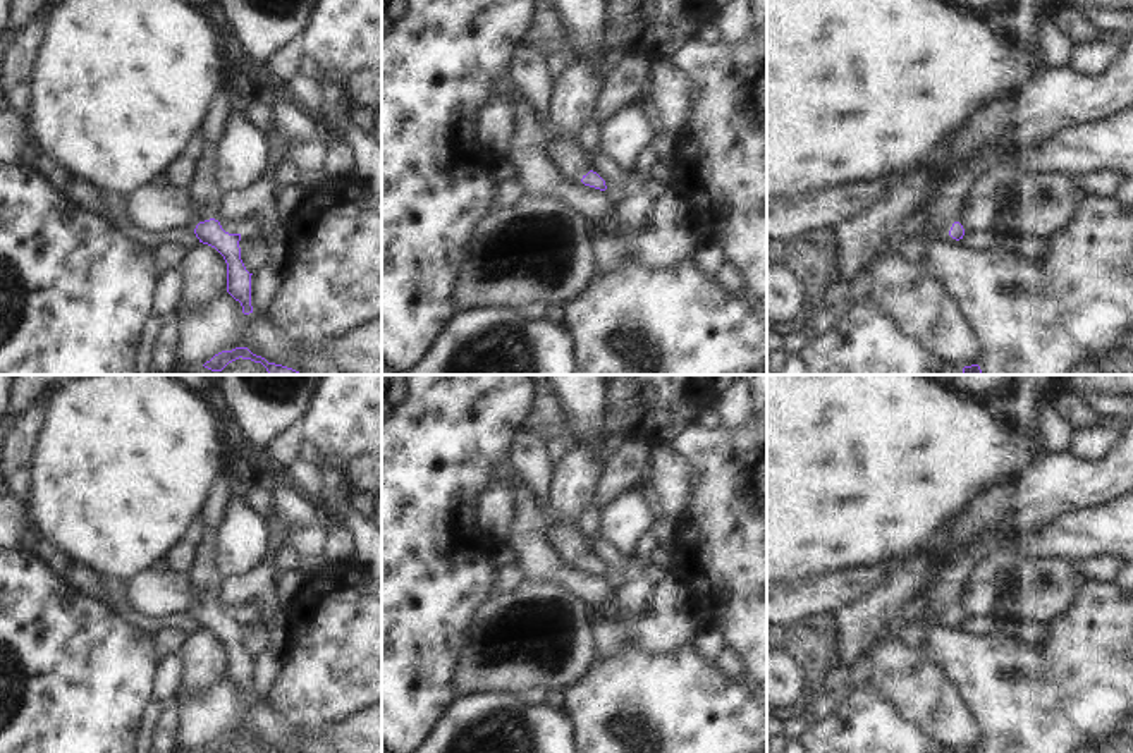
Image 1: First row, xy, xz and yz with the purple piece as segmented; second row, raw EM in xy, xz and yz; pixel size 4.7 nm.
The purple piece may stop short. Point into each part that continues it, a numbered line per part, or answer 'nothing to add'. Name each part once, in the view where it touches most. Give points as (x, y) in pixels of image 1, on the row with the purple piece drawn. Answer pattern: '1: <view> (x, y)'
1: yz (943, 210)

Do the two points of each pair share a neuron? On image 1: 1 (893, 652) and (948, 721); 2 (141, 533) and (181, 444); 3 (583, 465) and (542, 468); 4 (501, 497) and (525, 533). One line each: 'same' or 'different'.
1: same
2: same
3: different
4: different

